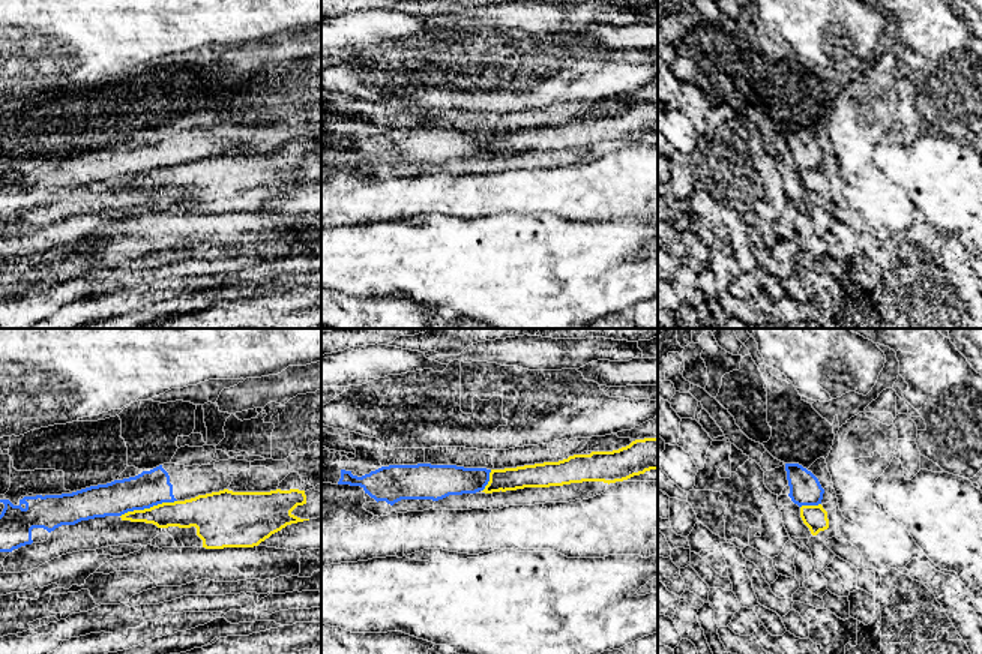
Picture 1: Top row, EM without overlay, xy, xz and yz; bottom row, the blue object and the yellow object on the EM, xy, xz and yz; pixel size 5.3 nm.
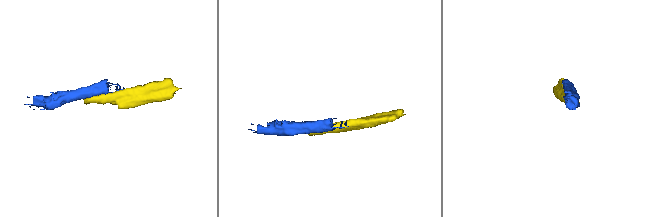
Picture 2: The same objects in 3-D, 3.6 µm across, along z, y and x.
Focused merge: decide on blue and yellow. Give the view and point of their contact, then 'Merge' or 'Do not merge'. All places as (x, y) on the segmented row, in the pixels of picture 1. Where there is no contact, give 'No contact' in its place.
Touches blue at xy (147, 507). Do not merge

